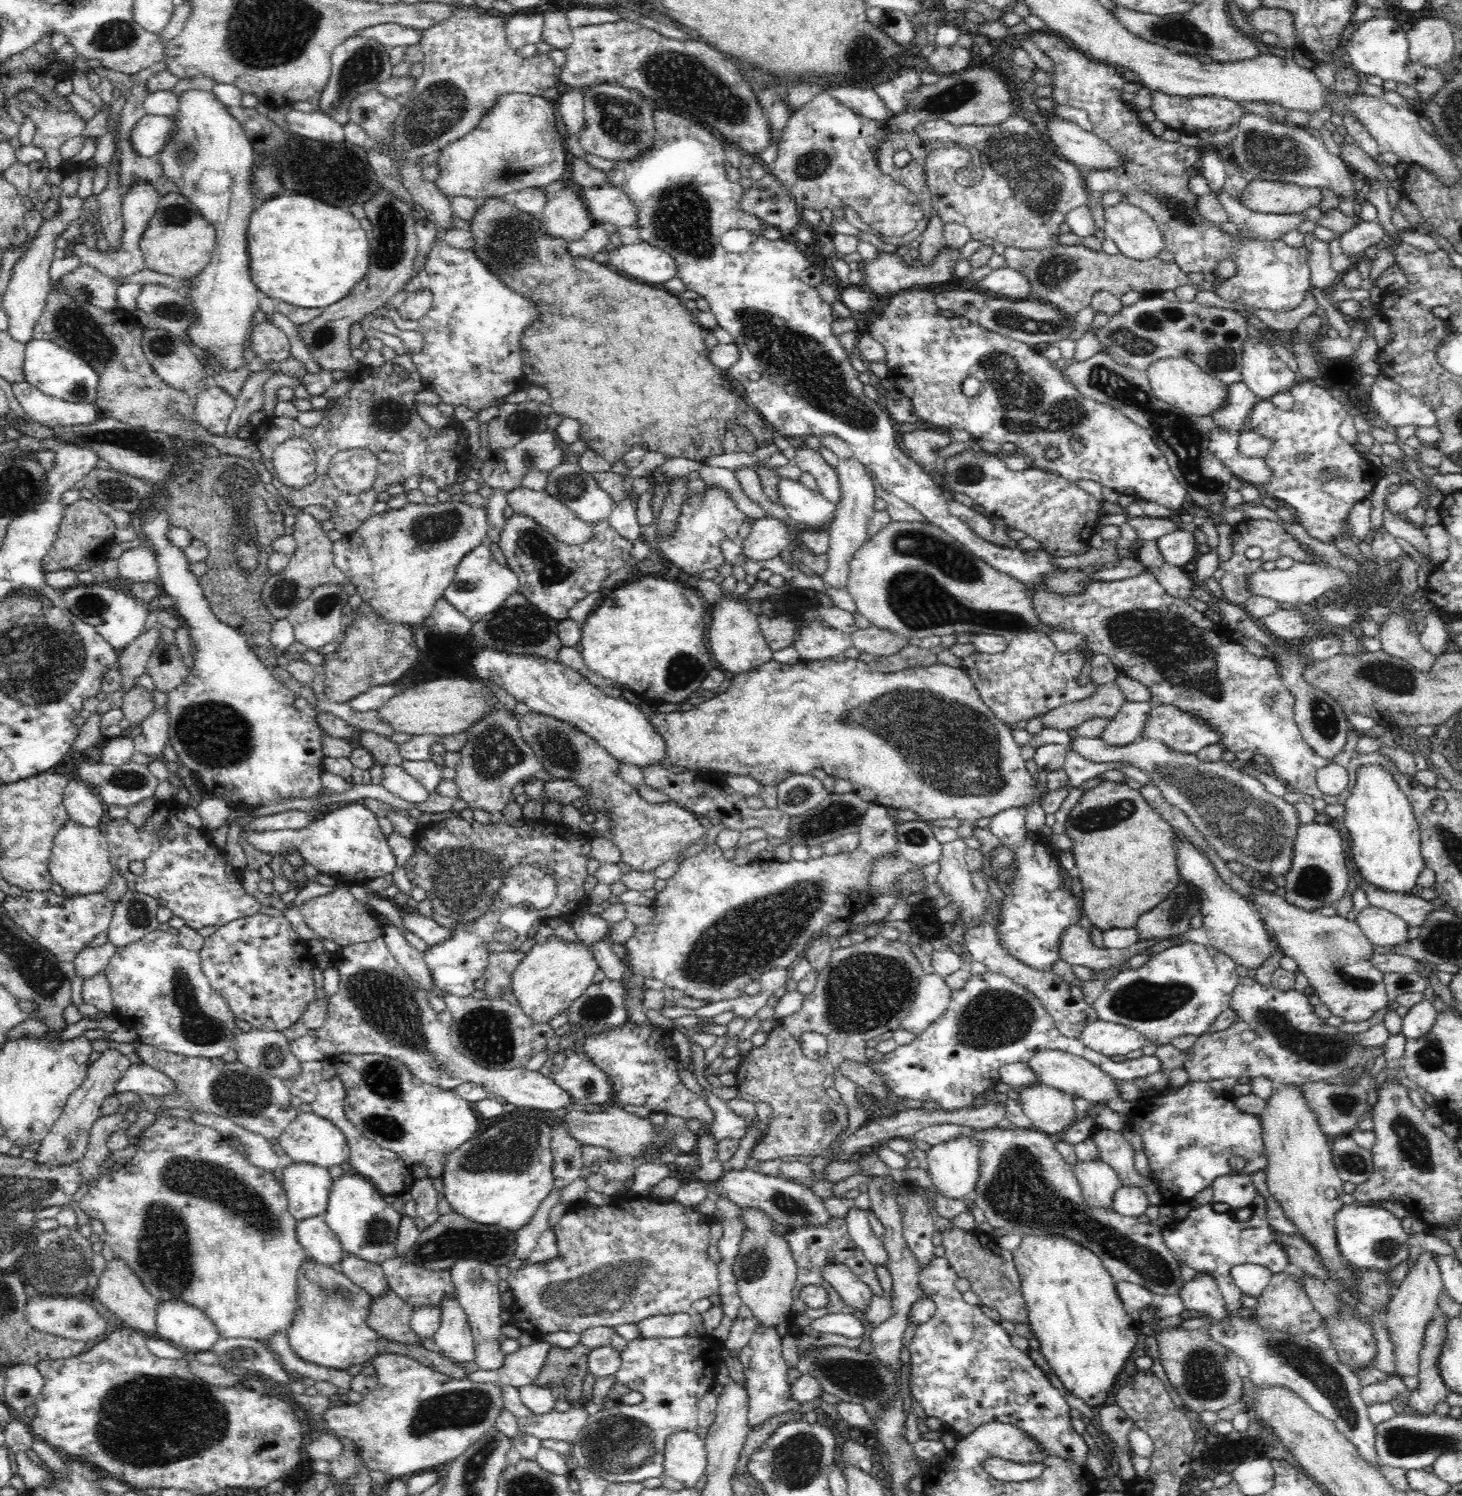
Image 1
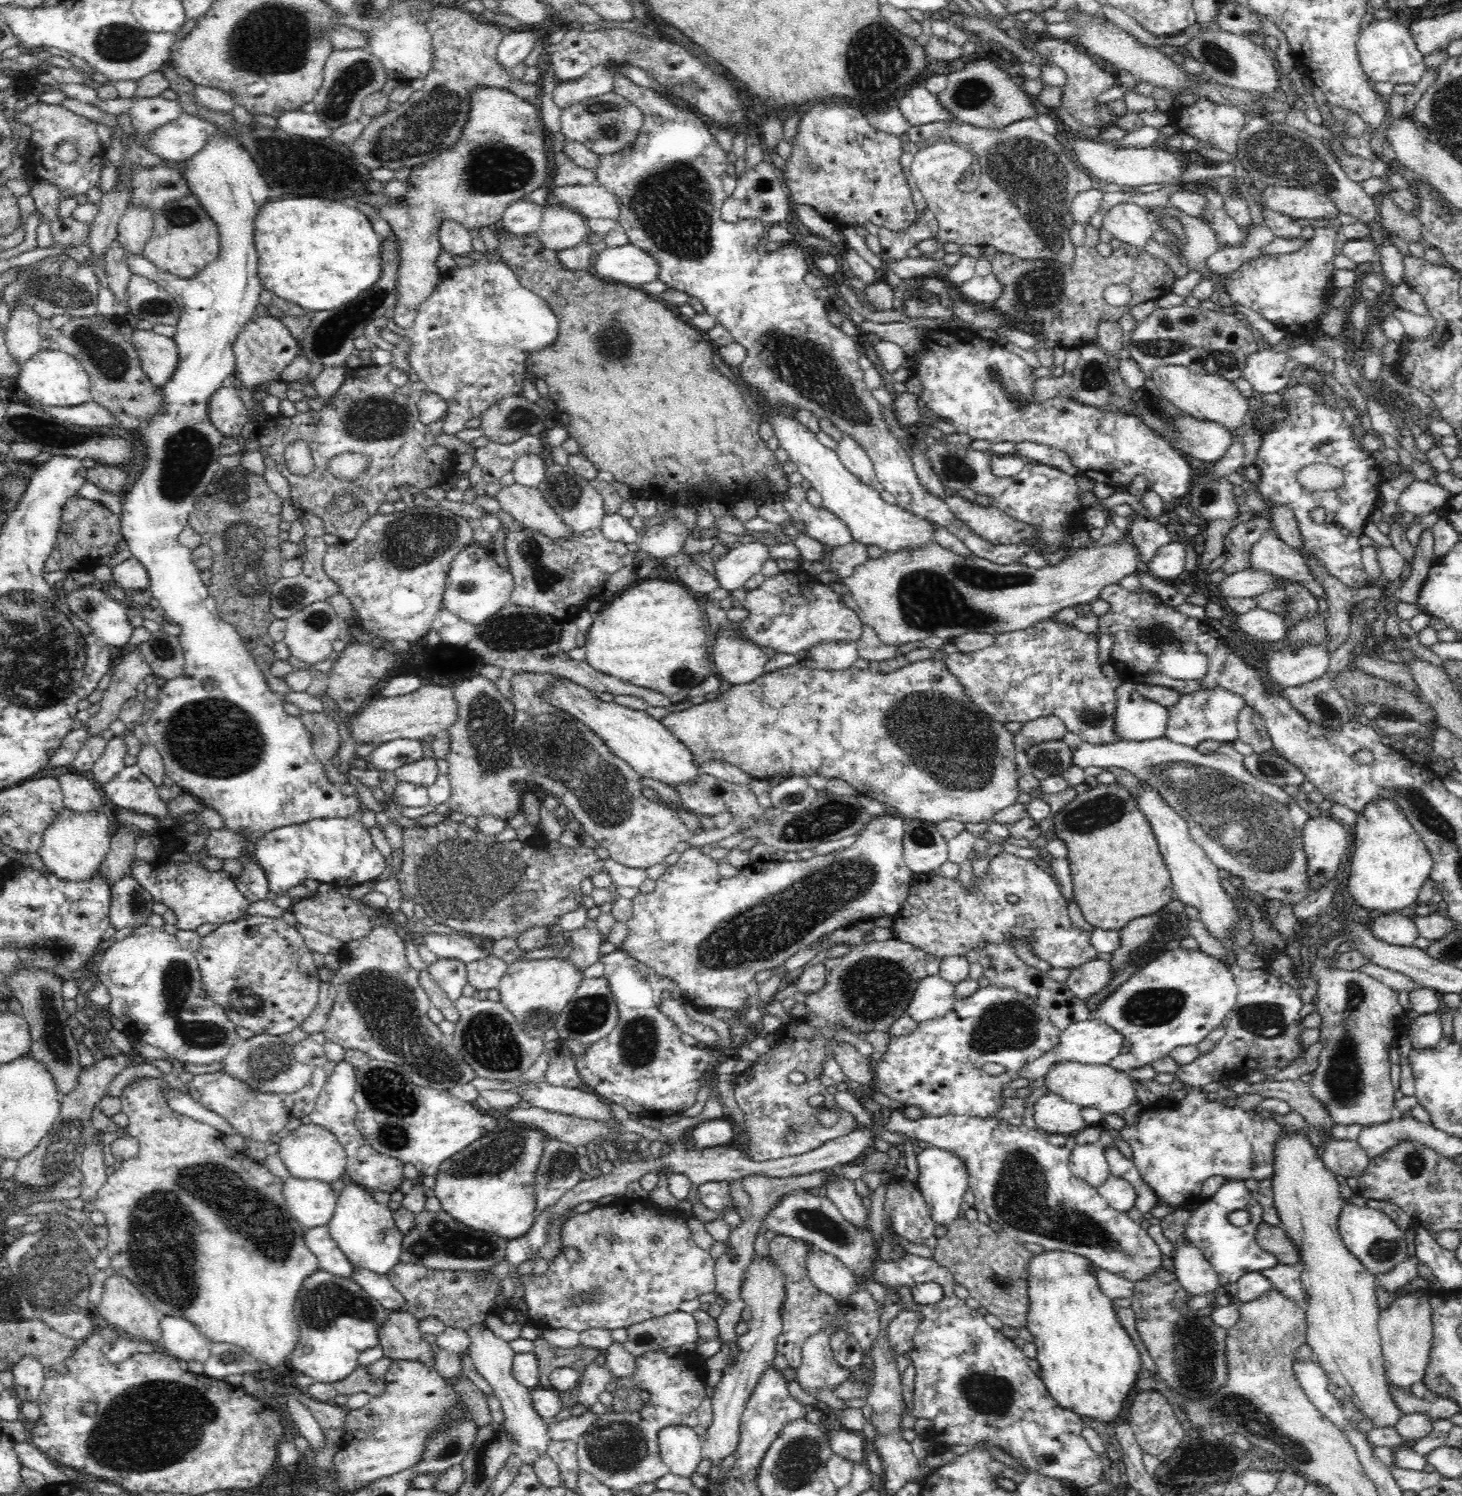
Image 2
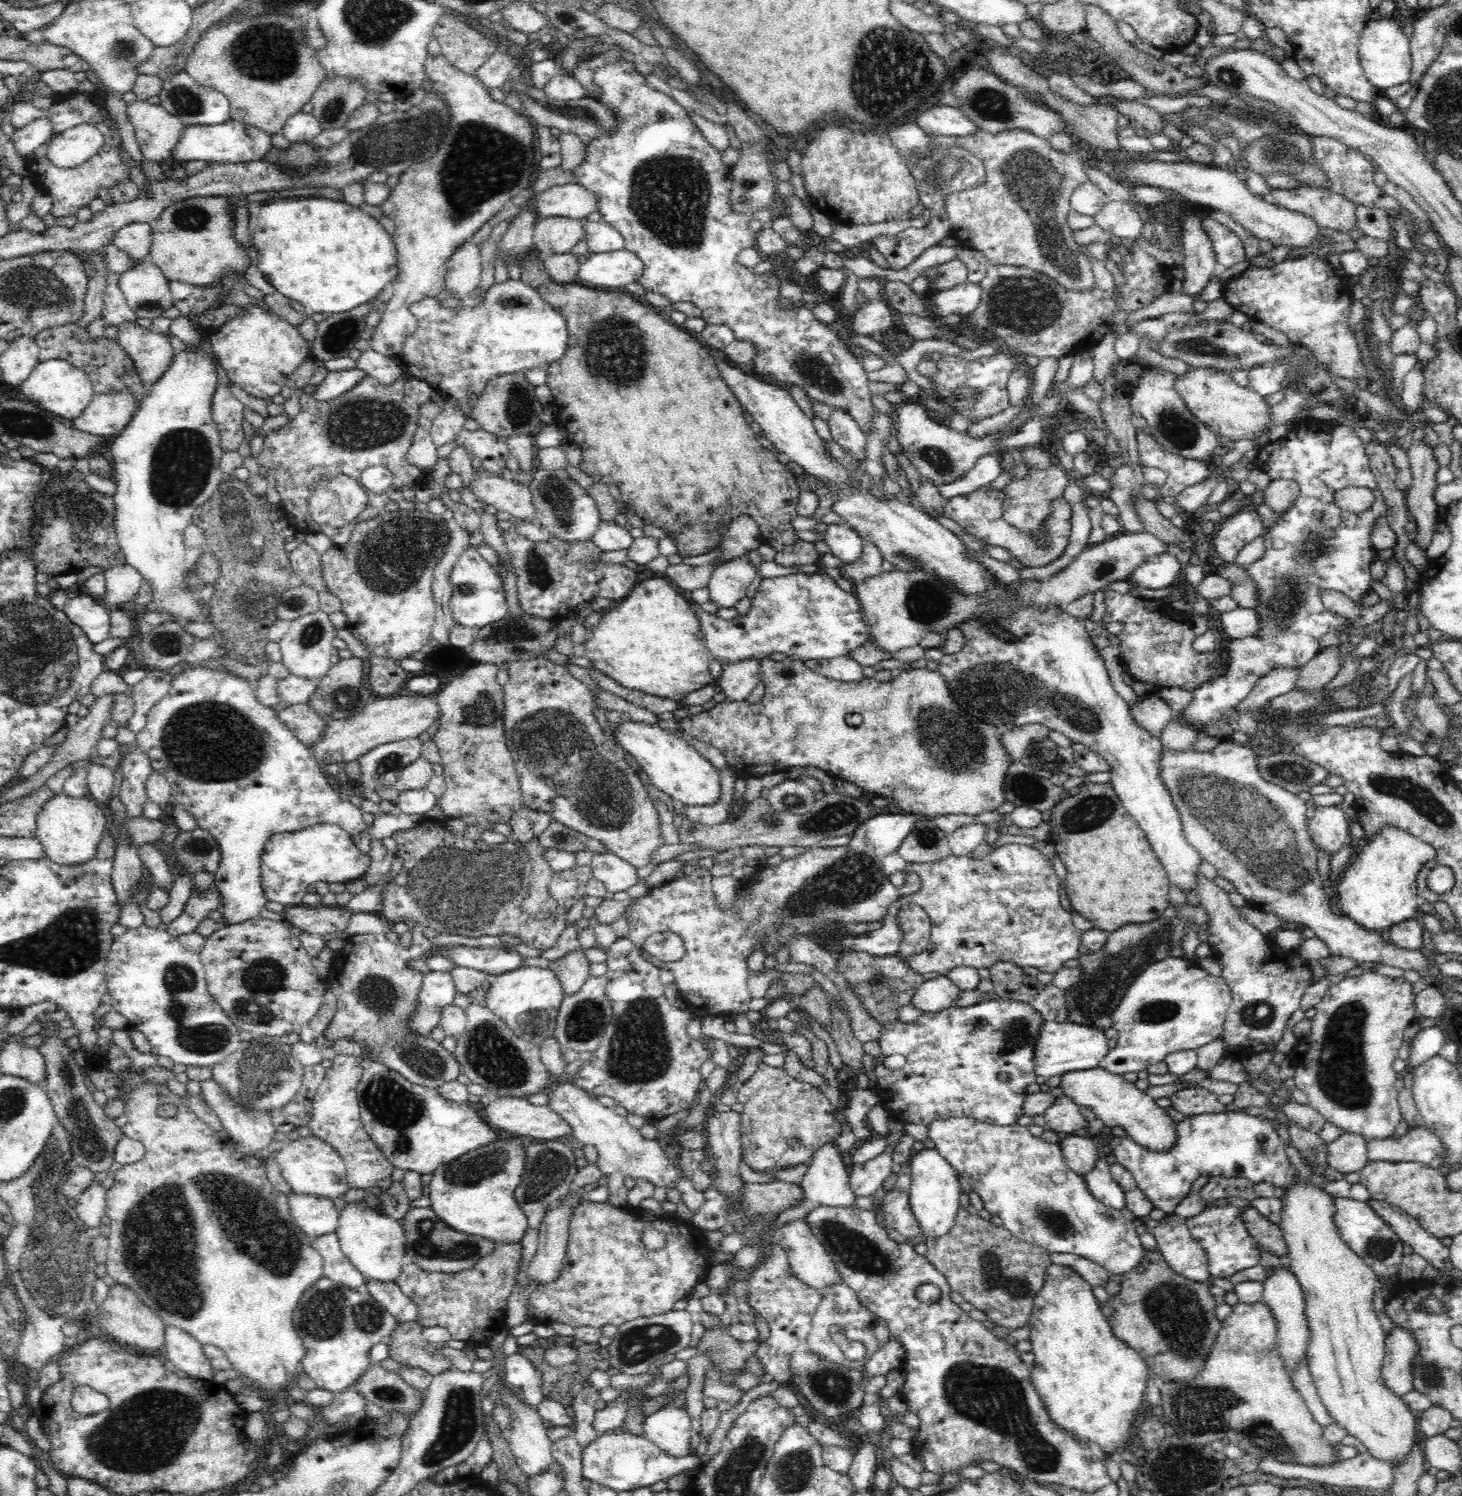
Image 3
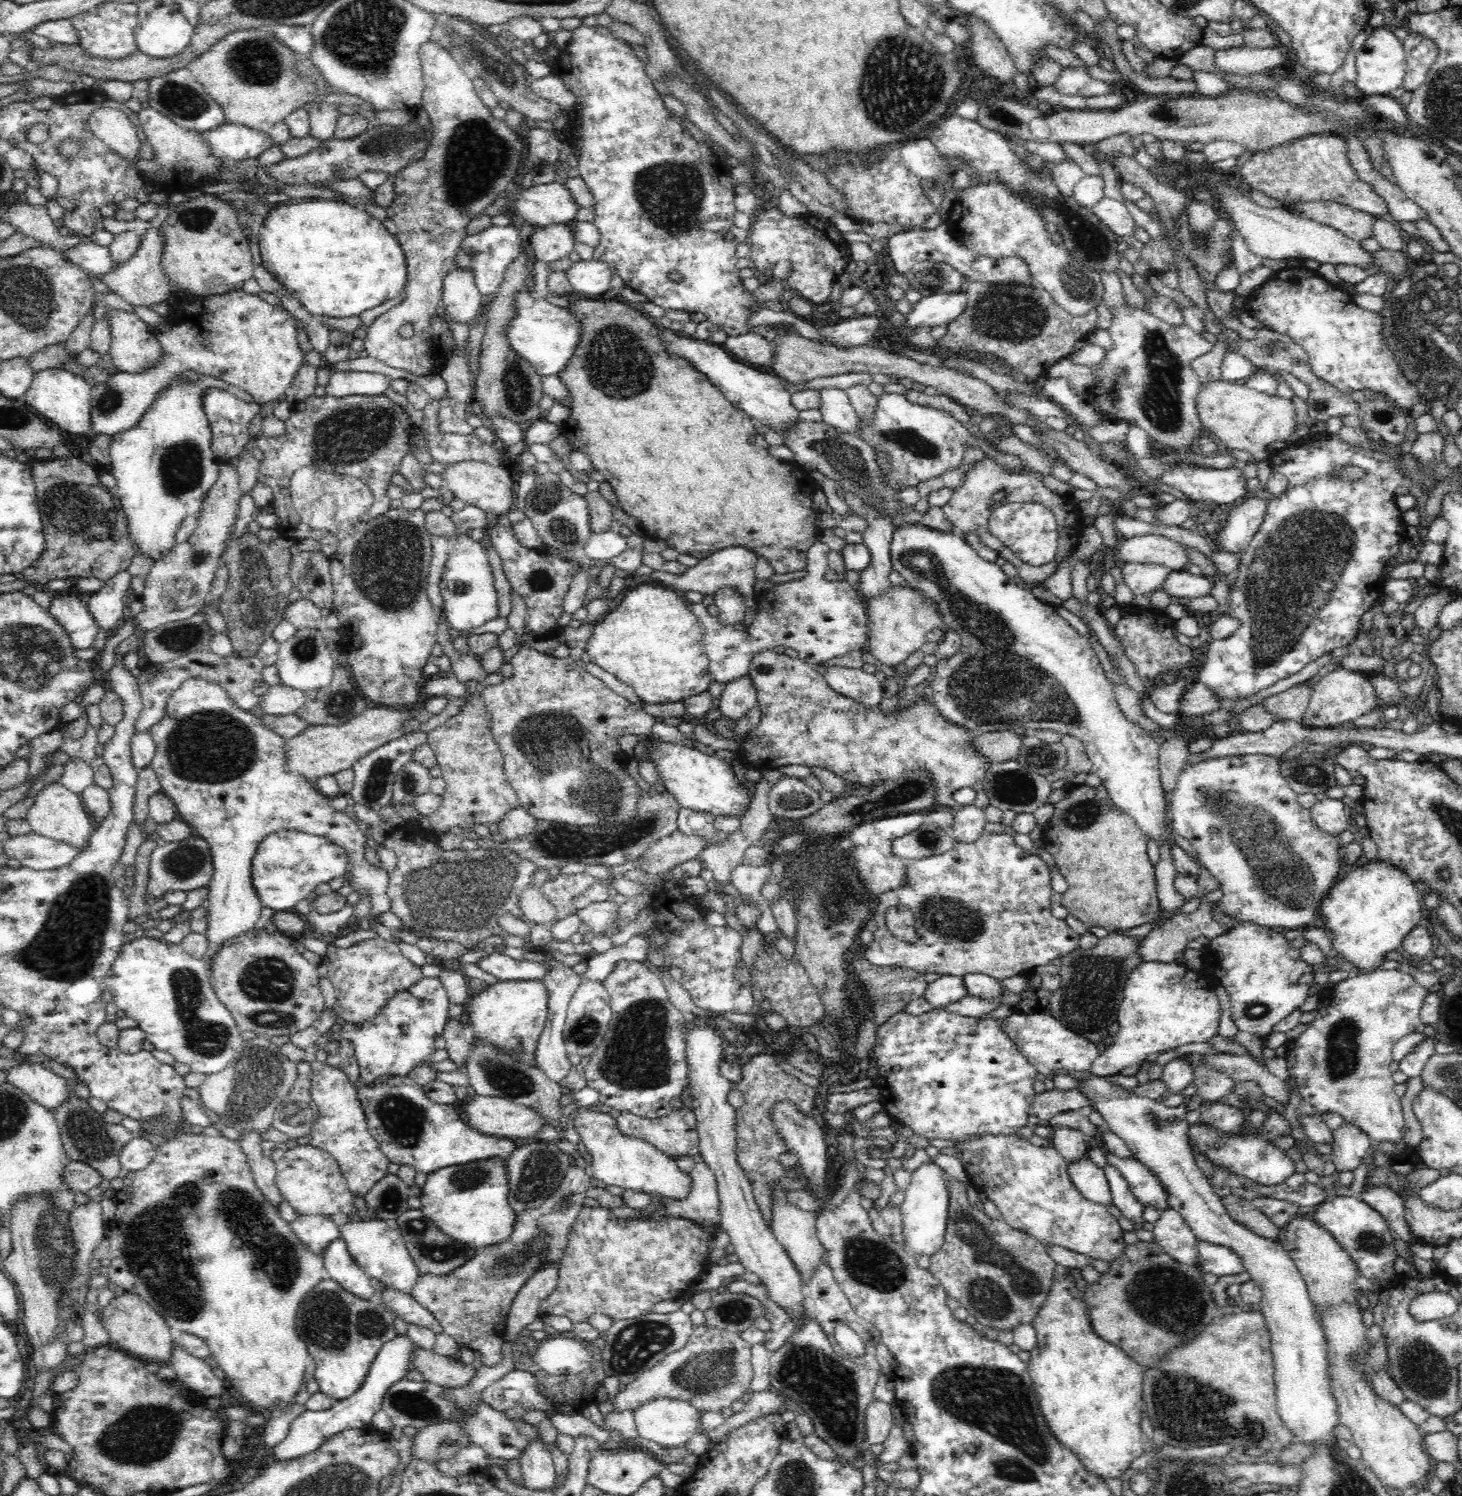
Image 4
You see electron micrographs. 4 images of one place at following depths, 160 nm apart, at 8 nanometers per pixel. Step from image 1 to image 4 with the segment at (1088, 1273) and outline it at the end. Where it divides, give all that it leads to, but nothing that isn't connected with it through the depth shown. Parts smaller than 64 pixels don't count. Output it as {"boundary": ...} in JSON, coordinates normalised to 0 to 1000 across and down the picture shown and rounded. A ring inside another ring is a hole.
{"boundary":[[[722,846],[719,863],[715,872],[711,876],[710,880],[705,884],[708,888],[710,897],[705,903],[702,912],[704,920],[711,936],[712,945],[722,963],[735,972],[743,985],[755,989],[766,989],[774,981],[774,977],[781,973],[785,969],[785,961],[781,957],[780,945],[782,945],[780,912],[772,908],[766,901],[752,895],[745,888],[742,878],[742,872],[739,865],[742,860],[742,856],[739,849]]]}

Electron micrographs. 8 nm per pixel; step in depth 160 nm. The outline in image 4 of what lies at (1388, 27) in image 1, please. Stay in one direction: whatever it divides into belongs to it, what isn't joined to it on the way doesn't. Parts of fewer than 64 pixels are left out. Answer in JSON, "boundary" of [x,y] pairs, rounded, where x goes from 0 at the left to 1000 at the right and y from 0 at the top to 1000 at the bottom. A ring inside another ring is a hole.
{"boundary":[[[947,17],[939,18],[934,29],[930,33],[927,33],[927,41],[928,52],[927,57],[933,64],[949,64],[952,60],[959,58],[962,49],[962,37],[960,28],[958,28],[953,21]]]}

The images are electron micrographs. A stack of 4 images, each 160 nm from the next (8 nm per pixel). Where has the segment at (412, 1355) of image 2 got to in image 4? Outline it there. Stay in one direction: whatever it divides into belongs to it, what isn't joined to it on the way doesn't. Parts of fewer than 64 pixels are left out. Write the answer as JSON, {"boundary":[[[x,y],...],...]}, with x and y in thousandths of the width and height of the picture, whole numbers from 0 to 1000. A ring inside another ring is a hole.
{"boundary":[[[289,902],[285,903],[282,912],[283,916],[287,917],[291,923],[302,928],[317,928],[326,916],[322,912]]]}

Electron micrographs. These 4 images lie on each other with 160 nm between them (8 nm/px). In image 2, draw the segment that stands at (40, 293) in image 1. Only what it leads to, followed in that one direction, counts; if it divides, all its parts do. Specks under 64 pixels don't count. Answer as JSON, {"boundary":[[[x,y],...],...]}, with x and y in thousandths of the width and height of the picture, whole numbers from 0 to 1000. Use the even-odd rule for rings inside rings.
{"boundary":[[[12,206],[6,211],[3,228],[5,236],[14,245],[28,233],[27,215],[25,209],[16,206]]]}

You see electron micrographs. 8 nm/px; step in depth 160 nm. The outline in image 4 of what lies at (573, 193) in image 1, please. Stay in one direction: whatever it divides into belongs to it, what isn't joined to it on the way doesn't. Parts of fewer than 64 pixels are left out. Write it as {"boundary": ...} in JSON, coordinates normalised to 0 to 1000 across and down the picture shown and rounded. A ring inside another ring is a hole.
{"boundary":[[[391,149],[368,152],[360,158],[366,172],[374,176],[389,171],[393,164]]]}

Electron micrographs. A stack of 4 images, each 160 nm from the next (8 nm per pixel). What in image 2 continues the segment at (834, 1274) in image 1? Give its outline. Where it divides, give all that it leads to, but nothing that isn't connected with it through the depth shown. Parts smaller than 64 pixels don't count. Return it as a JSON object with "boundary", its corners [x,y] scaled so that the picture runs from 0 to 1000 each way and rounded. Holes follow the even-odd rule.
{"boundary":[[[554,834],[551,840],[551,850],[553,856],[562,864],[574,869],[576,872],[588,862],[580,846],[573,840]]]}

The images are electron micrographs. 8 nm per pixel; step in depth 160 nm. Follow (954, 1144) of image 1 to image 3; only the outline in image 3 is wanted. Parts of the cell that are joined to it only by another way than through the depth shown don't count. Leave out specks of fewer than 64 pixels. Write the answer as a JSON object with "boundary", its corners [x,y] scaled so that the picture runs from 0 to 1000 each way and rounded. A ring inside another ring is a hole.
{"boundary":[[[632,768],[624,771],[622,775],[623,781],[623,795],[622,795],[622,807],[624,808],[624,814],[629,820],[629,824],[633,825],[635,829],[645,827],[653,820],[654,811],[657,804],[657,792],[655,791],[655,783],[640,768]]]}

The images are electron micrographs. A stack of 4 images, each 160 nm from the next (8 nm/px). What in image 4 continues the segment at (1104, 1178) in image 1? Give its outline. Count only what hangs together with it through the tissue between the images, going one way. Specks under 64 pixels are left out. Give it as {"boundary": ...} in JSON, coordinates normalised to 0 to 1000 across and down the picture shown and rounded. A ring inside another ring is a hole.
{"boundary":[[[718,753],[718,755],[718,766],[722,767],[730,777],[744,772],[746,767],[745,765],[743,765],[744,762],[741,757],[730,753]]]}

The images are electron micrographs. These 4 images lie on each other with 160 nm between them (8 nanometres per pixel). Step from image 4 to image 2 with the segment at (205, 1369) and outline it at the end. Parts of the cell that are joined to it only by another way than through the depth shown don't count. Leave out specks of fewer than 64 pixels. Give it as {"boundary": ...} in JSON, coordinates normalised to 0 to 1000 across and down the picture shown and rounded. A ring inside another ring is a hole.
{"boundary":[[[110,880],[110,896],[114,905],[122,909],[140,911],[144,907],[145,897],[126,880]]]}

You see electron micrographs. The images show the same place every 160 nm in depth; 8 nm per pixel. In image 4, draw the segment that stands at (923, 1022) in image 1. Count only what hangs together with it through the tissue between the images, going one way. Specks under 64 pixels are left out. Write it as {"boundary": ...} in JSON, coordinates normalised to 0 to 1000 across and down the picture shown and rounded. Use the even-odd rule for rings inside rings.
{"boundary":[[[643,652],[641,655],[635,658],[632,663],[632,668],[637,674],[649,672],[651,670],[658,668],[659,666],[662,666],[661,660],[659,654],[654,652]]]}

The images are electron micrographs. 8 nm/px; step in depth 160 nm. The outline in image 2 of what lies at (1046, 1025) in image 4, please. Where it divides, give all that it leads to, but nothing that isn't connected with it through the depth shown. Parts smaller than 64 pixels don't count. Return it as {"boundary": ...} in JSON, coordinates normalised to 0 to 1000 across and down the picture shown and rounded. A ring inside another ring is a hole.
{"boundary":[[[746,680],[740,683],[733,683],[732,686],[729,686],[728,689],[725,689],[724,697],[722,699],[722,701],[704,710],[698,717],[698,719],[700,719],[702,722],[710,722],[710,721],[713,721],[718,717],[722,711],[728,711],[728,710],[735,710],[739,712],[759,711],[761,707],[763,707],[763,705],[767,704],[766,702],[769,701],[767,699],[769,692],[767,692],[766,690],[752,681]]]}

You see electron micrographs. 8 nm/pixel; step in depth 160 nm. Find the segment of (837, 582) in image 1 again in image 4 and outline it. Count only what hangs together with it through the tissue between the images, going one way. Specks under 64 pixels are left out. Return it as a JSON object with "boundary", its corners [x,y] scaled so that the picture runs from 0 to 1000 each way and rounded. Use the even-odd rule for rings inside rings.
{"boundary":[[[565,259],[560,261],[562,265],[563,282],[575,289],[587,291],[588,280],[578,261]]]}

